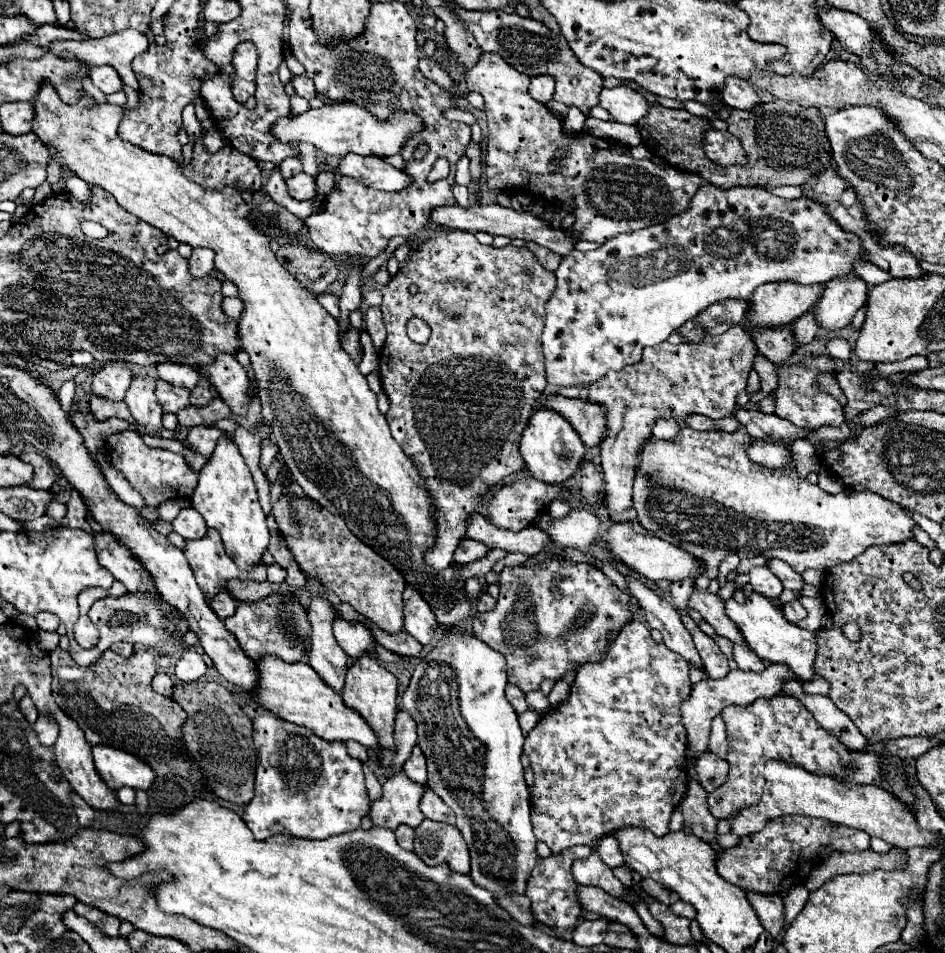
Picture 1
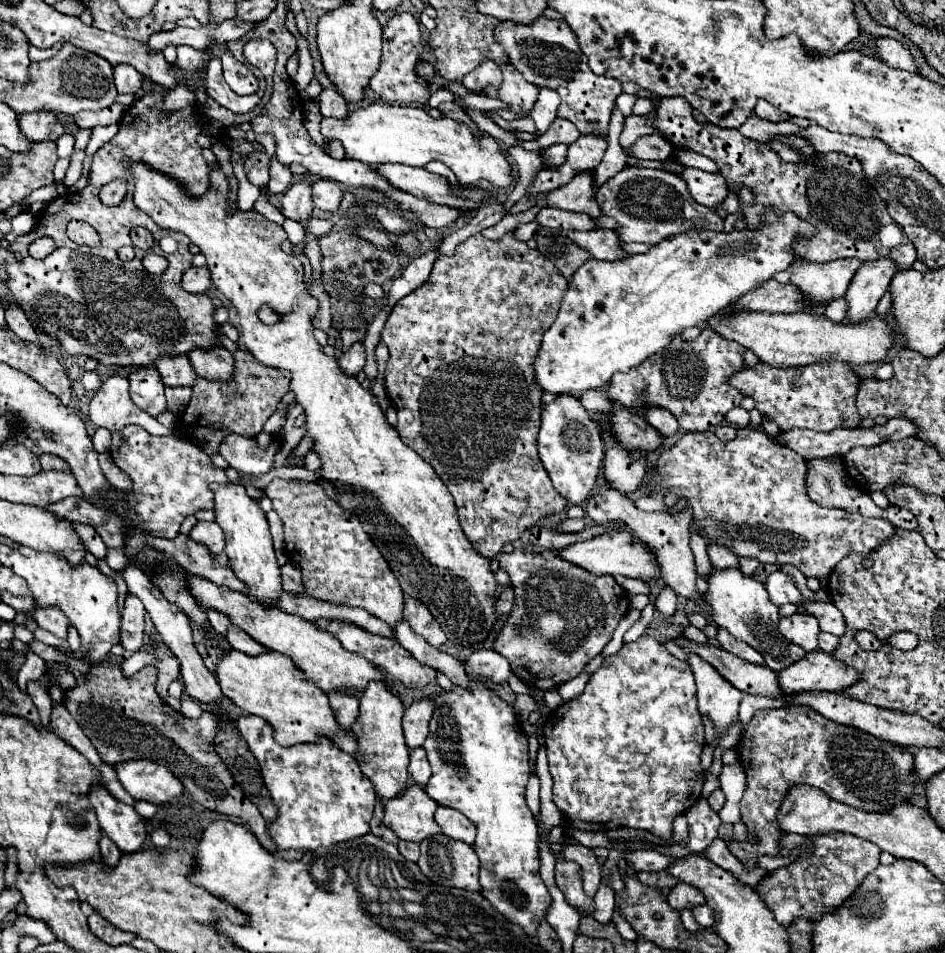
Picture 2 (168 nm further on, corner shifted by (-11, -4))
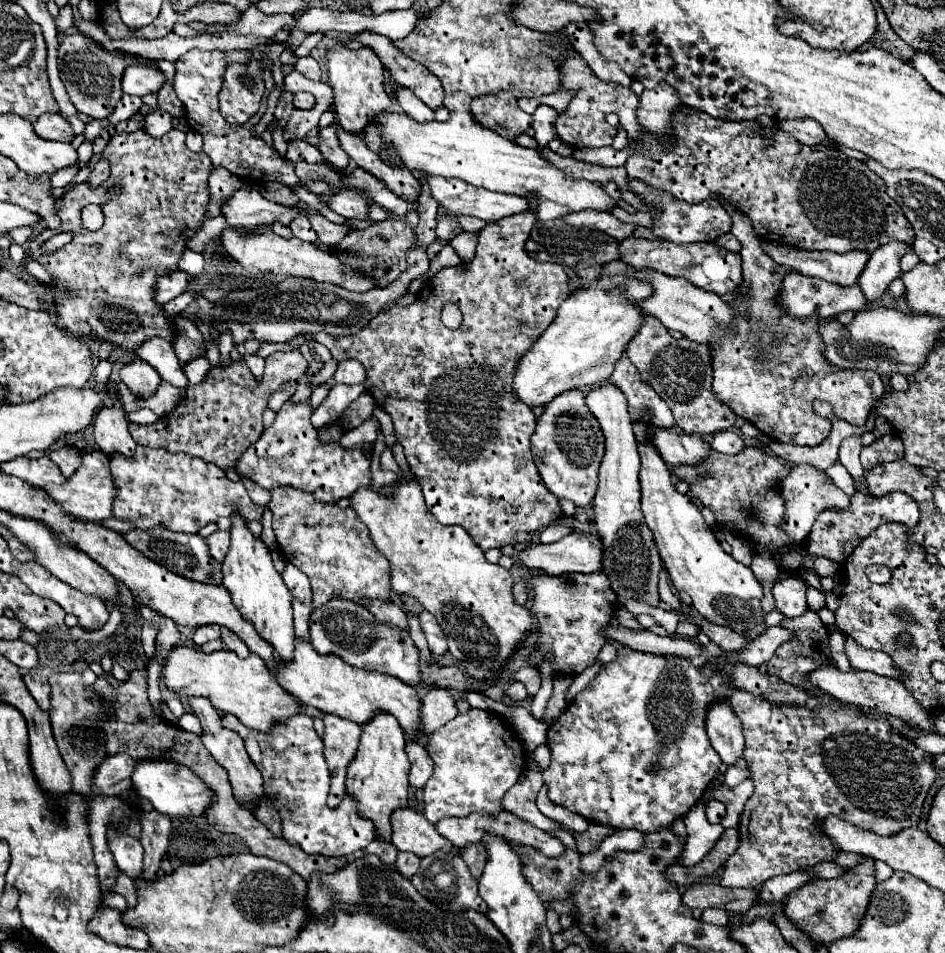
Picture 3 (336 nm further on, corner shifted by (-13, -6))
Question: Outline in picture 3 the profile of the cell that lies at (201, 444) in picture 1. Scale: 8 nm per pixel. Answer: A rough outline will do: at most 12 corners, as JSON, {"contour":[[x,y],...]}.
{"contour":[[309,402],[283,404],[237,472],[321,502],[371,482],[361,444],[321,444]]}

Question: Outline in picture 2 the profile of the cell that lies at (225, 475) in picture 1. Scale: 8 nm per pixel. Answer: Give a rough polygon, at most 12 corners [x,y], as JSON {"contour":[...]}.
{"contour":[[211,484],[231,570],[277,606],[281,570],[265,514],[243,484]]}

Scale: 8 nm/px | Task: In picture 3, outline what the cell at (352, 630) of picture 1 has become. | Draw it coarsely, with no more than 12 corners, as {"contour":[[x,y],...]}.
{"contour":[[365,606],[313,610],[311,644],[421,684],[419,650]]}

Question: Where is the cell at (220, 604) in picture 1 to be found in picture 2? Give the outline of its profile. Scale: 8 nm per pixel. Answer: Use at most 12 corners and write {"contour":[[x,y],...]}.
{"contour":[[207,612],[209,626],[213,632],[227,632],[231,620],[219,612]]}

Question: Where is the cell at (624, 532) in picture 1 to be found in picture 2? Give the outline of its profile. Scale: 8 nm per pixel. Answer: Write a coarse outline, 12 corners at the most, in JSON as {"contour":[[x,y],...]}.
{"contour":[[605,532],[557,552],[595,574],[659,578],[629,532]]}

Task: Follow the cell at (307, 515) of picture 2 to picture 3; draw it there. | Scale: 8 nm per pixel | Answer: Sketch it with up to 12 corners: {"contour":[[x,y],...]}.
{"contour":[[293,486],[269,508],[285,560],[333,598],[391,600],[389,560],[353,510]]}

